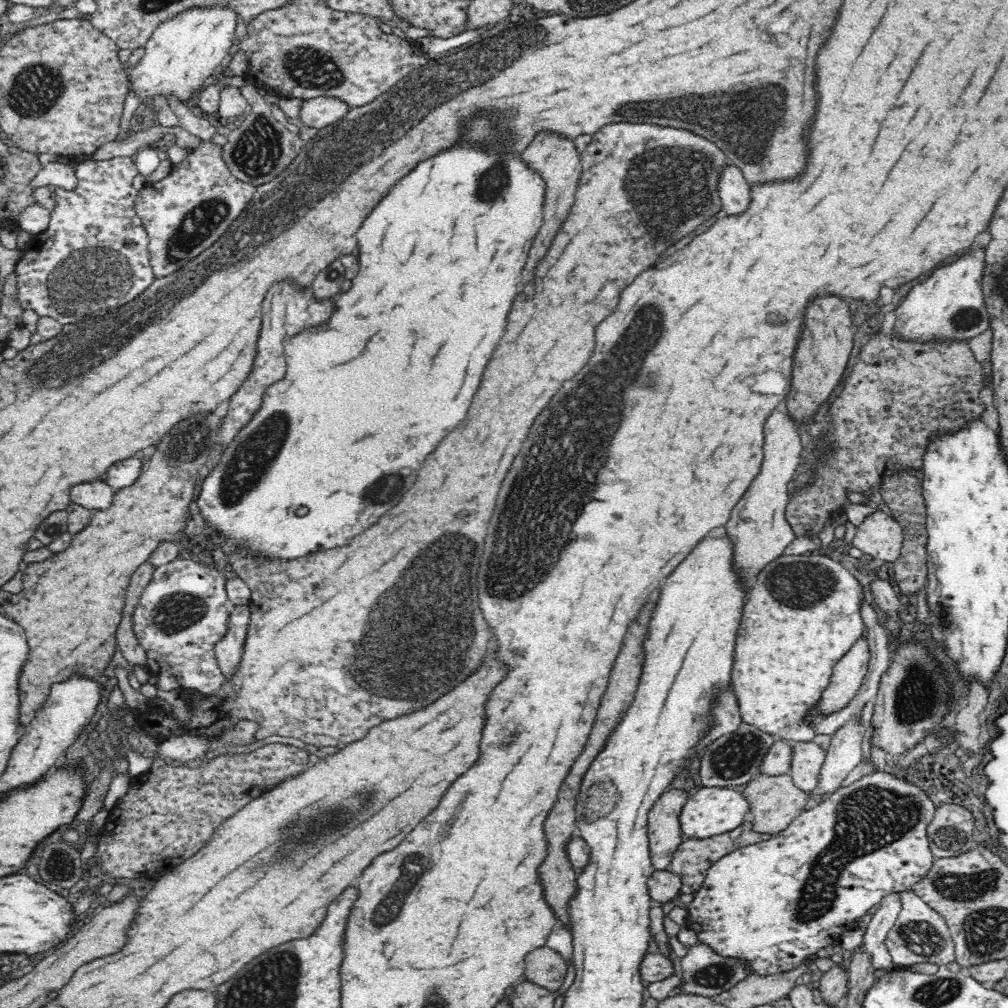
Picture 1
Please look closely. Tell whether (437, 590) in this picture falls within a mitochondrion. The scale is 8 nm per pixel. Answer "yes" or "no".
yes

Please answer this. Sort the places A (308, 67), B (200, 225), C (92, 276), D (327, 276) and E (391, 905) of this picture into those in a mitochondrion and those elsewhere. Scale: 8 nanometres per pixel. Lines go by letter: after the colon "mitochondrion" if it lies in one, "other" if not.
A: mitochondrion
B: mitochondrion
C: mitochondrion
D: mitochondrion
E: mitochondrion

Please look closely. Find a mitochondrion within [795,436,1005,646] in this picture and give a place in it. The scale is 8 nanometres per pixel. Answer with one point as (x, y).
(942, 612)

